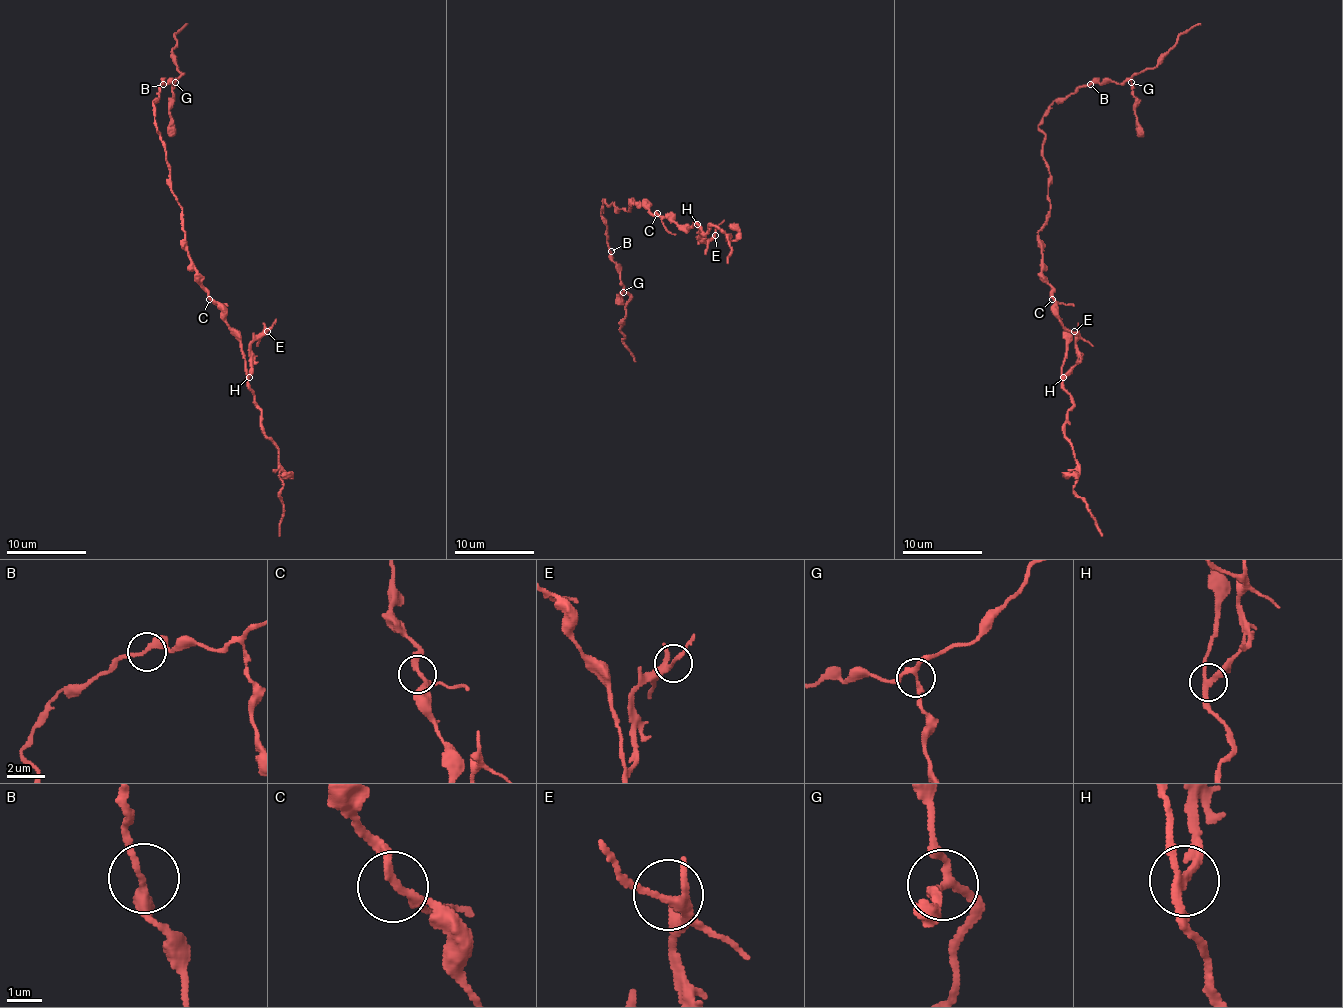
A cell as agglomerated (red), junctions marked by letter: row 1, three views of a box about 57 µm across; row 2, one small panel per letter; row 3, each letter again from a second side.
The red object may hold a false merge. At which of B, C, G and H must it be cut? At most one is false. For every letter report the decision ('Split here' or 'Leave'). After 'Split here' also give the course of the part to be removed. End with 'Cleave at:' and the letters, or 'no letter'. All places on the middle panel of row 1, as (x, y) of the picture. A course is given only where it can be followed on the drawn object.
B: Leave
C: Leave
G: Leave
H: Split here. Course of the part to remove: (697, 223), (699, 239), (709, 239), (723, 219)
Cleave at: H

